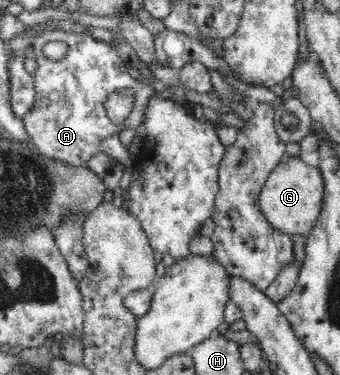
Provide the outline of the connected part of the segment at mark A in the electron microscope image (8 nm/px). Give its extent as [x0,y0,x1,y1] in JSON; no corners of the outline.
[21,30,155,166]

